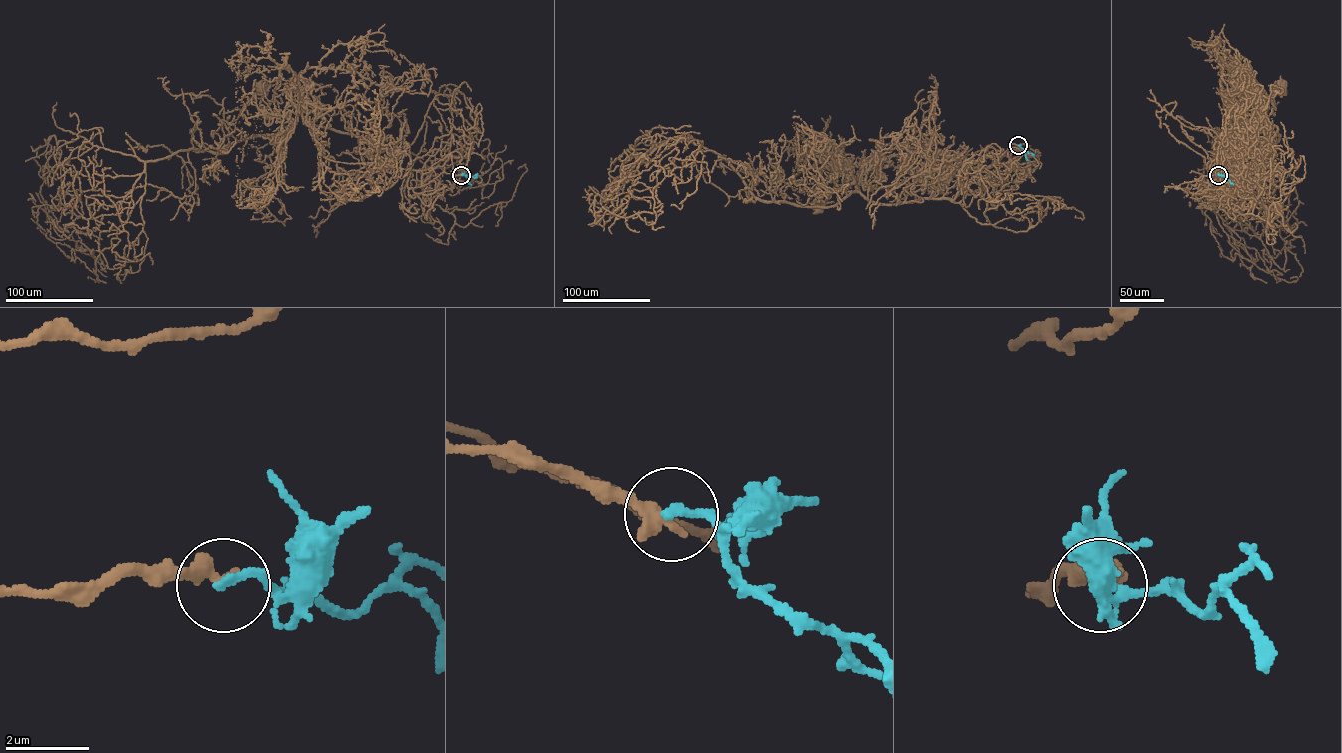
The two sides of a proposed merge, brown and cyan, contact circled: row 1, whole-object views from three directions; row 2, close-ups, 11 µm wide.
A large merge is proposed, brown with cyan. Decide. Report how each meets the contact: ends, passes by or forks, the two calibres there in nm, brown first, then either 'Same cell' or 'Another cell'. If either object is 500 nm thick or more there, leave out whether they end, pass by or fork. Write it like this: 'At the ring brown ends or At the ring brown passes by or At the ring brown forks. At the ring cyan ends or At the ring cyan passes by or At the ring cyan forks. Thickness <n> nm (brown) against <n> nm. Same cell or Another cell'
At the ring brown ends. At the ring cyan ends. Thickness 460 nm (brown) against 200 nm. Another cell

